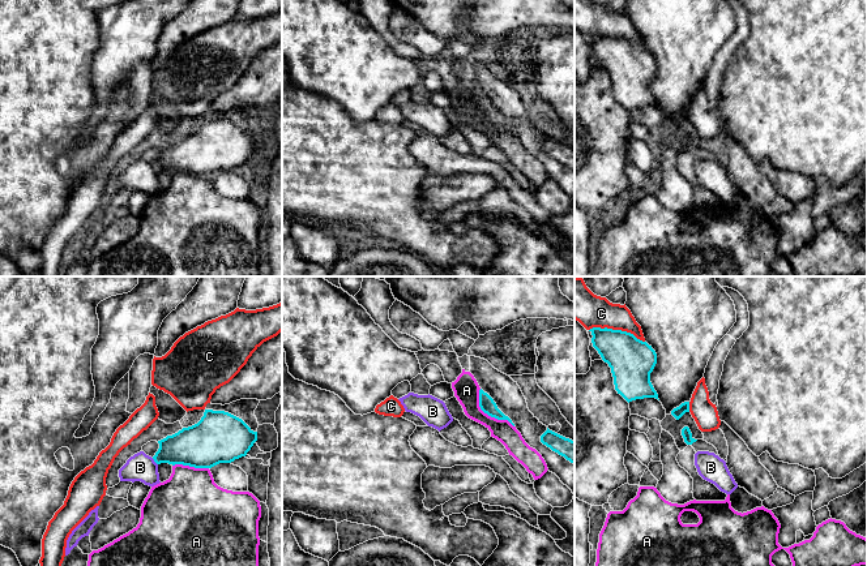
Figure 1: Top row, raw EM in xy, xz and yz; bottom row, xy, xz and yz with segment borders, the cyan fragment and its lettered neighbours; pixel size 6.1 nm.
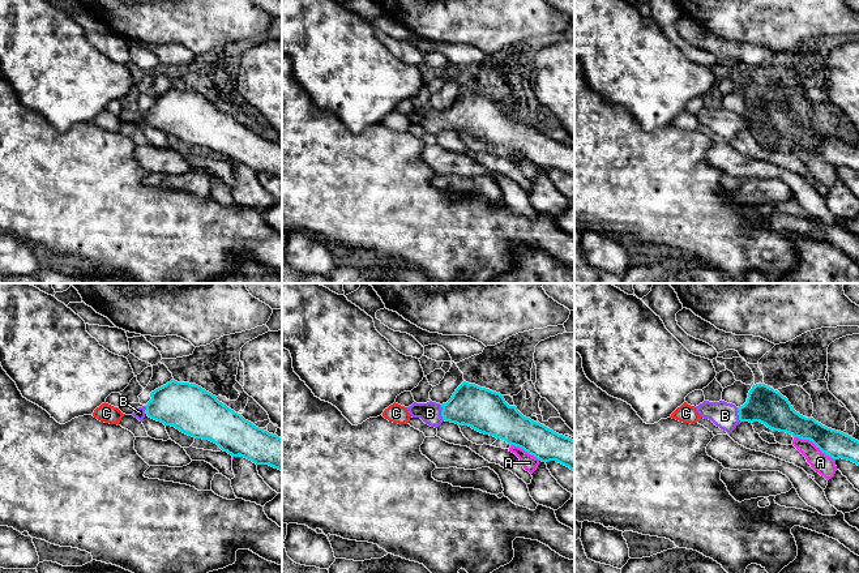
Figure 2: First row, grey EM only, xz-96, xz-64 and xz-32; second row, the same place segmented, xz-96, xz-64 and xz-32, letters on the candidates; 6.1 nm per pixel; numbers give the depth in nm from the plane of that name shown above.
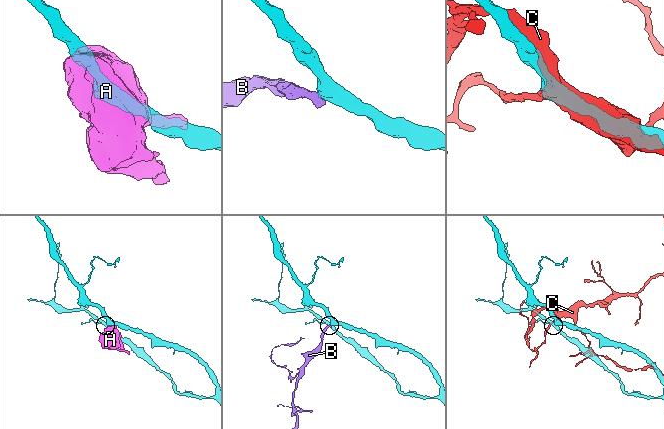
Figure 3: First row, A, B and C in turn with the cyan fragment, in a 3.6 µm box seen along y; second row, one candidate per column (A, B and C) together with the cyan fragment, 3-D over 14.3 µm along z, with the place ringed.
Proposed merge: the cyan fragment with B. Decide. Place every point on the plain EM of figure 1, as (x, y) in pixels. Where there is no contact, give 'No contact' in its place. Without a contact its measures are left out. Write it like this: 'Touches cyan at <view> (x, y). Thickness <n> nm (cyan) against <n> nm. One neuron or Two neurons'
Touches cyan at xy (154, 168). Thickness 240 nm (cyan) against 170 nm. One neuron

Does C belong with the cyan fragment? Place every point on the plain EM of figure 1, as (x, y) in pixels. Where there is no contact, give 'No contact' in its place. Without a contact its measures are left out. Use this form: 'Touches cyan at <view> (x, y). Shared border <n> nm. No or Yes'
Touches cyan at yz (616, 38). Shared border 360 nm. No

